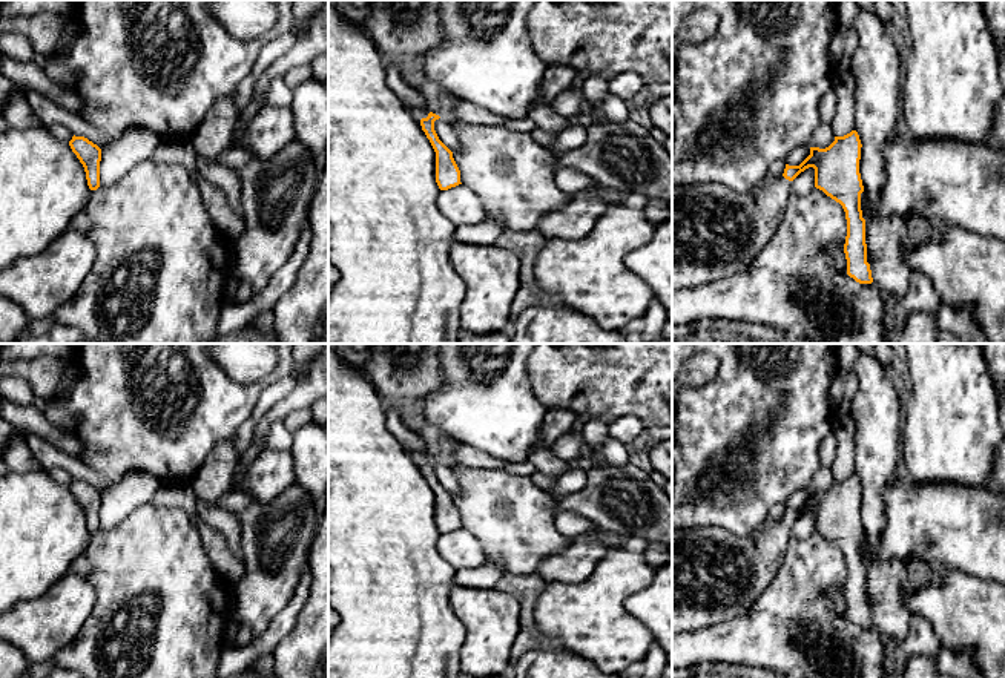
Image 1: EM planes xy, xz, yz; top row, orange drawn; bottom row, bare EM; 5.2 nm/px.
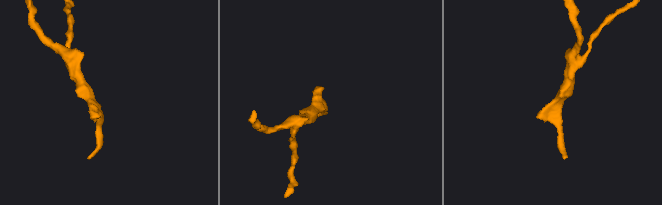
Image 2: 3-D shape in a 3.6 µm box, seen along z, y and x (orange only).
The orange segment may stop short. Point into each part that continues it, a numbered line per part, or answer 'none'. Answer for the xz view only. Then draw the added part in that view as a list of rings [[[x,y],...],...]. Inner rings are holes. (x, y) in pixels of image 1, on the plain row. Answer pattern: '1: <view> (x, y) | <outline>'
1: xz (404, 375) | [[[371,344],[367,376],[382,396],[385,405],[396,408],[407,428],[422,437],[430,456],[451,466],[456,463],[454,451],[460,443],[430,425],[422,414],[423,399],[442,385],[439,347],[440,344]]]

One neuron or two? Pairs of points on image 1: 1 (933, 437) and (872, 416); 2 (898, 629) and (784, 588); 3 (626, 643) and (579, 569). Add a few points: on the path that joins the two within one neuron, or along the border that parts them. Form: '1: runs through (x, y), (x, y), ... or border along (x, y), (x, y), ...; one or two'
1: border along (902, 424), (901, 451); two
2: border along (873, 625), (881, 635); two
3: border along (608, 551), (585, 579), (573, 583), (550, 583); two

